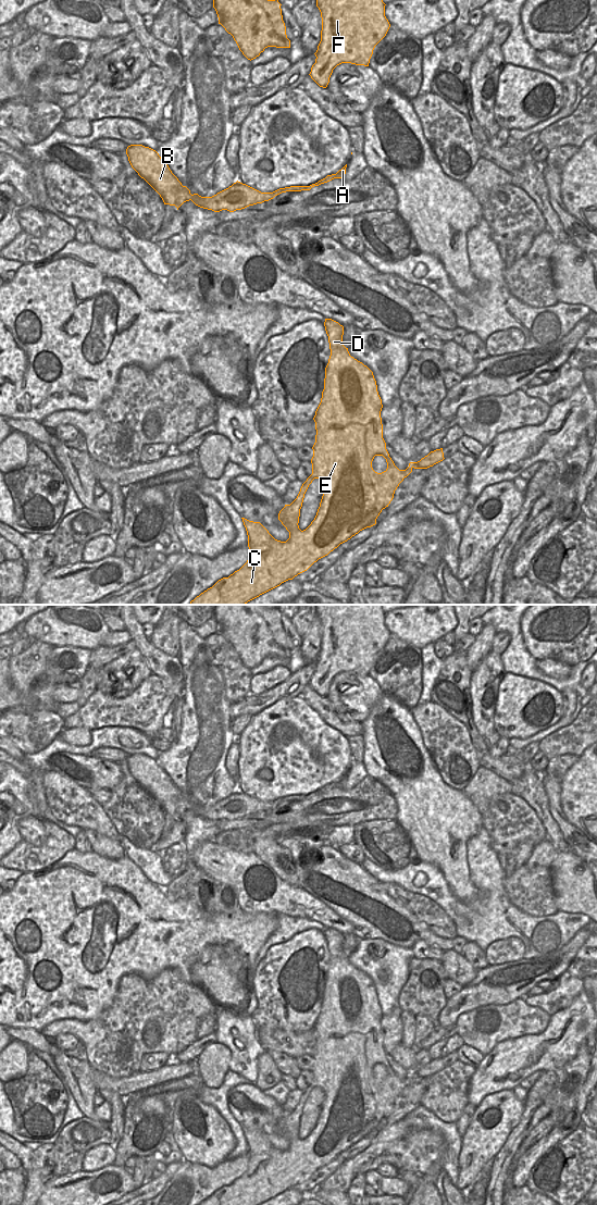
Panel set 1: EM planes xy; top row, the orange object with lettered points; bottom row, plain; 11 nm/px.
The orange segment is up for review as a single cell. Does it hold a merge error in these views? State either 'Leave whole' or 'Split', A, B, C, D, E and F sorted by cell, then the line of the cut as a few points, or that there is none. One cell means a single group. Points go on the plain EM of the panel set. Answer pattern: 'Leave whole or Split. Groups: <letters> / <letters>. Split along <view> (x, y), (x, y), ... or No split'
Leave whole. Groups: A B C D E F. No split.

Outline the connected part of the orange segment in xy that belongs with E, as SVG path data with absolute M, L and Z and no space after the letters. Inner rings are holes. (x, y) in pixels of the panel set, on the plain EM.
M325 928L324 935L331 965L325 977L321 1011L313 1027L316 1044L312 1056L312 1083L302 1093L297 1107L290 1114L285 1114L278 1122L278 1129L289 1141L289 1147L286 1151L277 1150L260 1131L241 1127L250 1158L247 1171L199 1205L260 1205L293 1189L360 1140L375 1134L377 1126L388 1116L395 1100L413 1077L427 1078L445 1068L440 1057L431 1060L418 1071L410 1071L406 1079L399 1079L395 1074L383 1047L383 1014L373 981L351 966L348 957L344 955L343 934L332 928ZM375 1065L386 1068L387 1078L382 1082L372 1077ZM314 1088L321 1088L325 1098L314 1129L301 1140L298 1134L300 1118L304 1103Z

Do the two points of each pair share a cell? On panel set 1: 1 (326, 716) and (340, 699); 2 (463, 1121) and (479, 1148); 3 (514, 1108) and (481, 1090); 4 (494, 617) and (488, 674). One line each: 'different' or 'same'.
1: different
2: different
3: different
4: different

